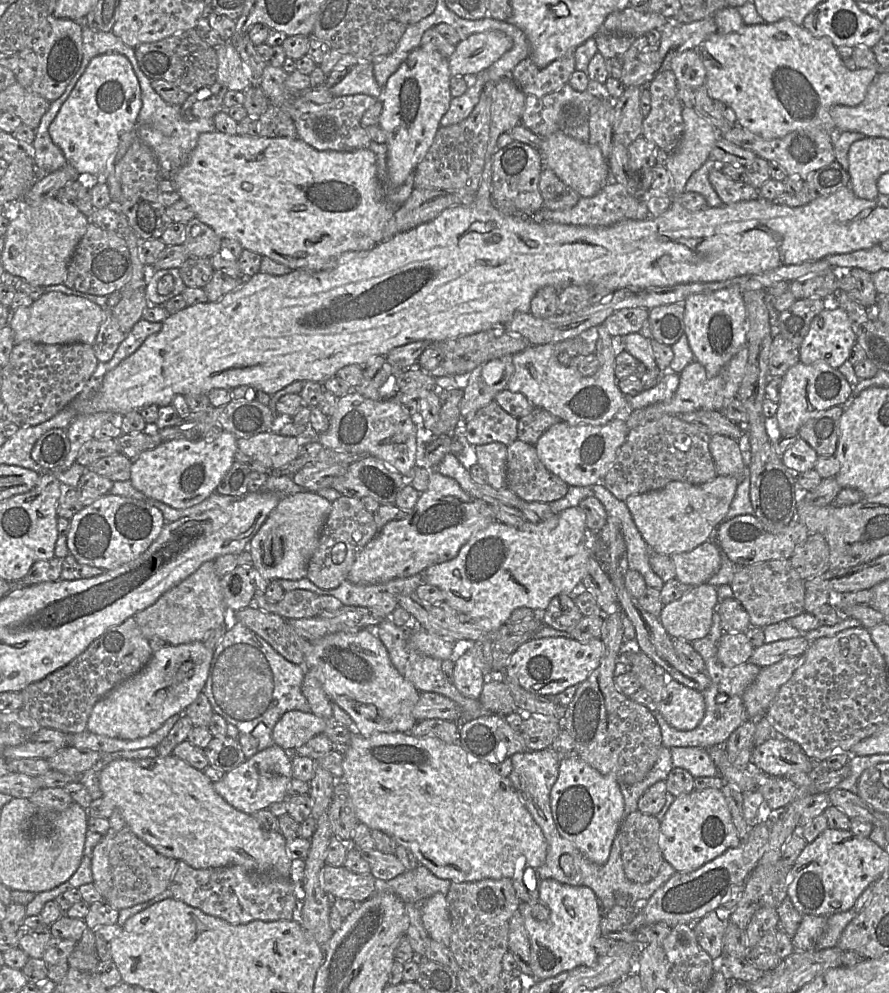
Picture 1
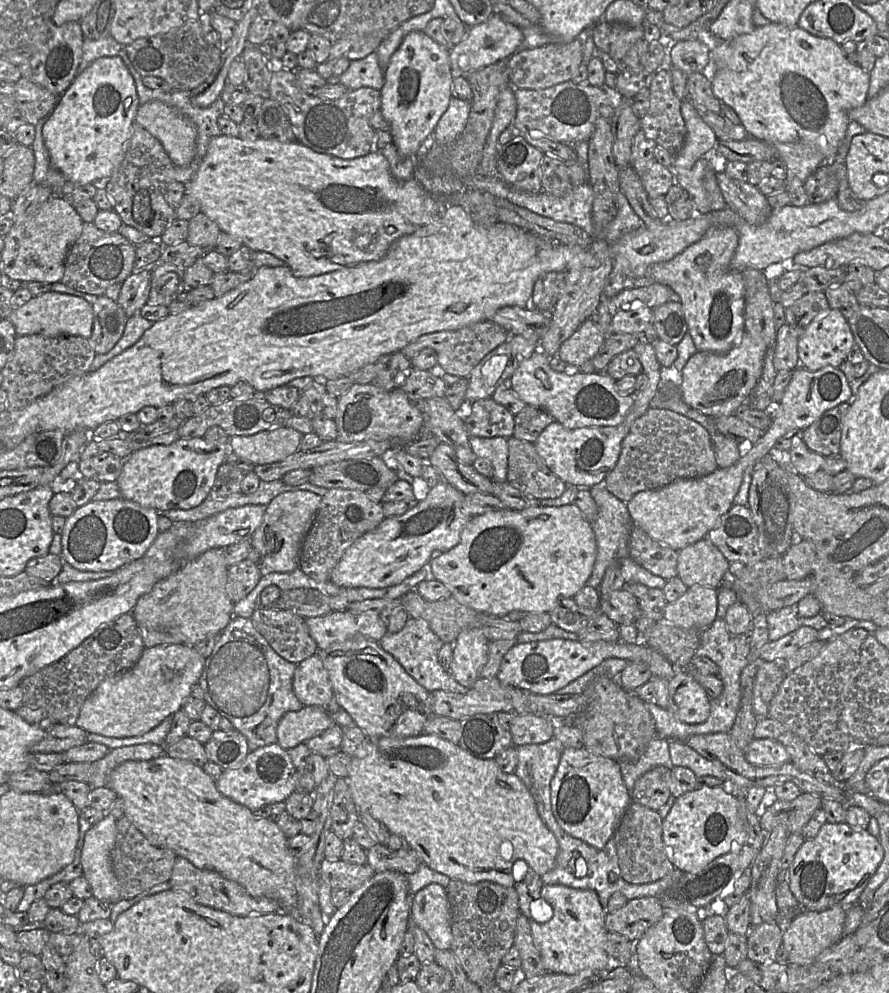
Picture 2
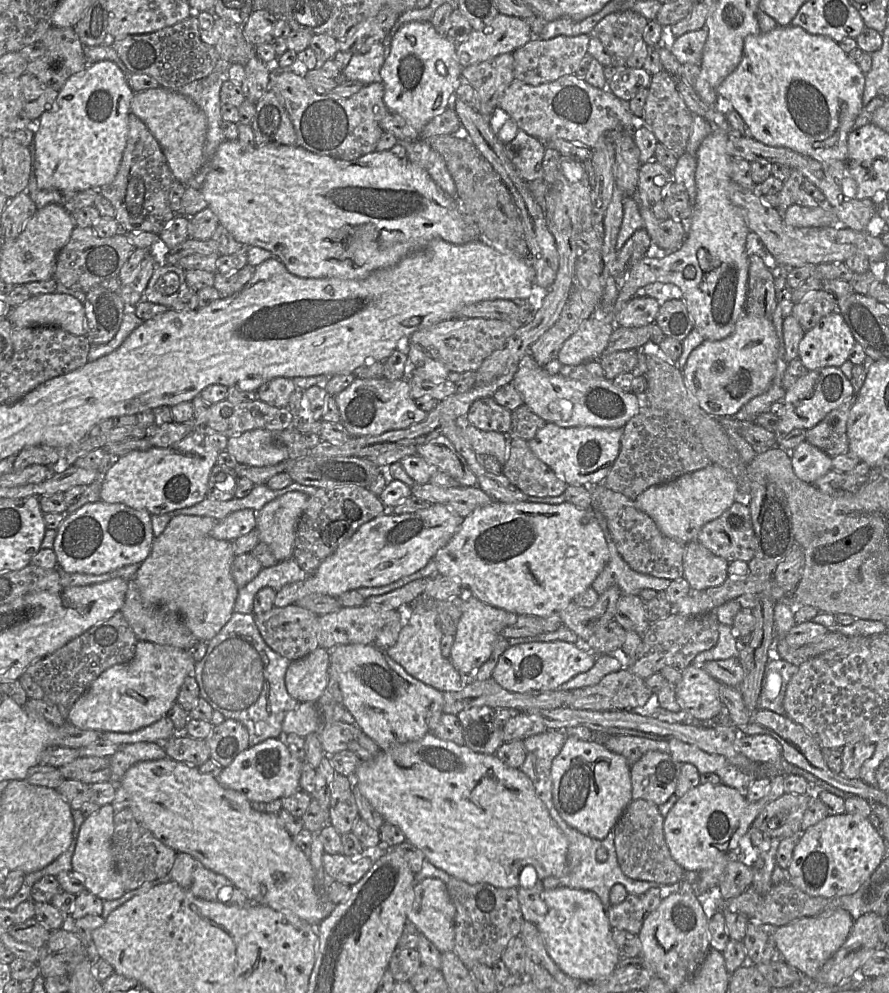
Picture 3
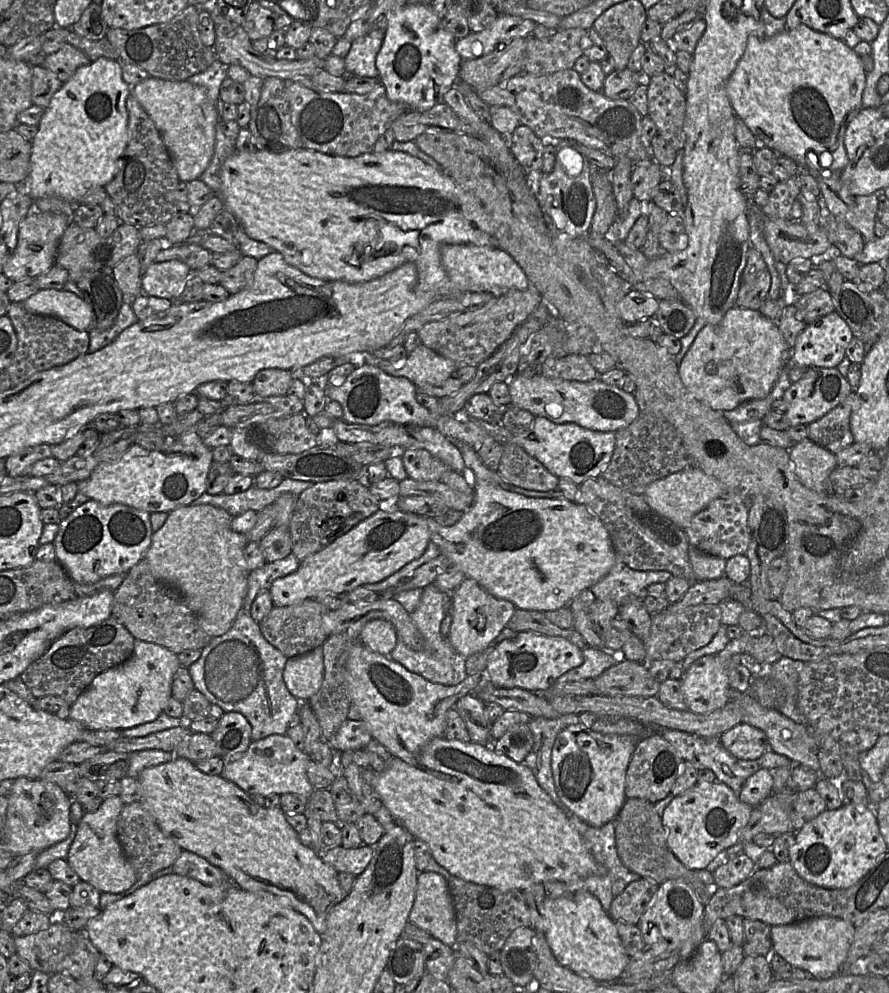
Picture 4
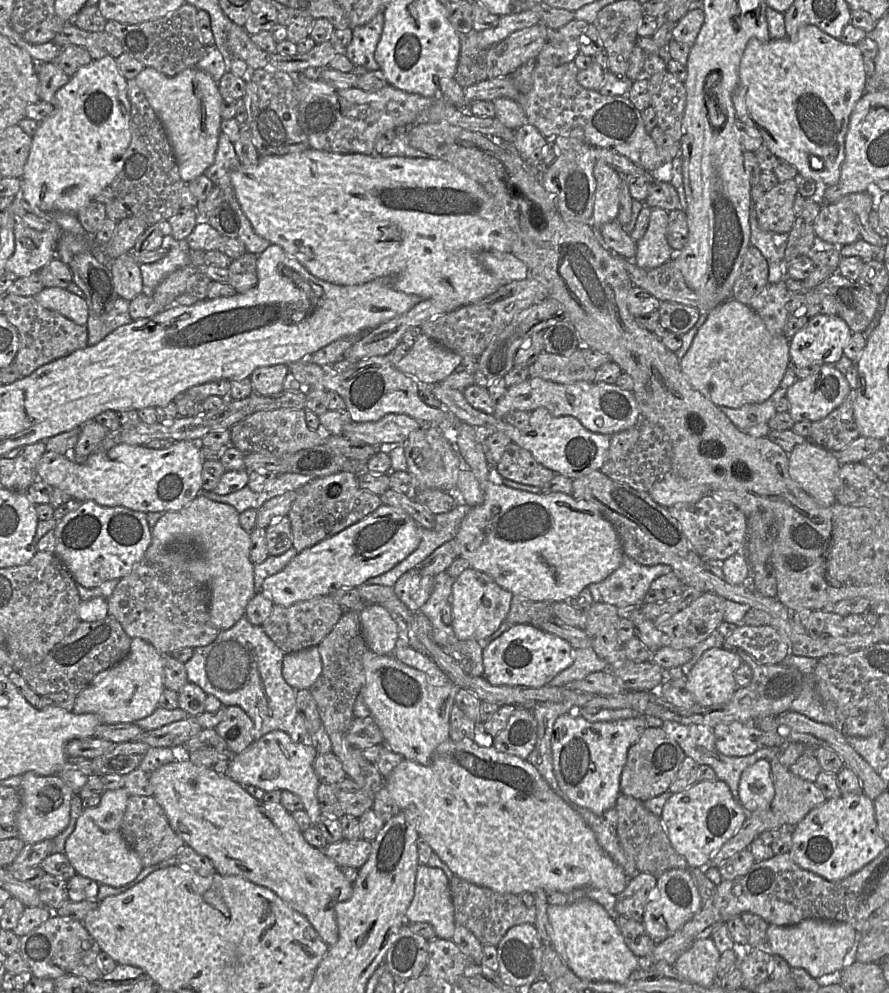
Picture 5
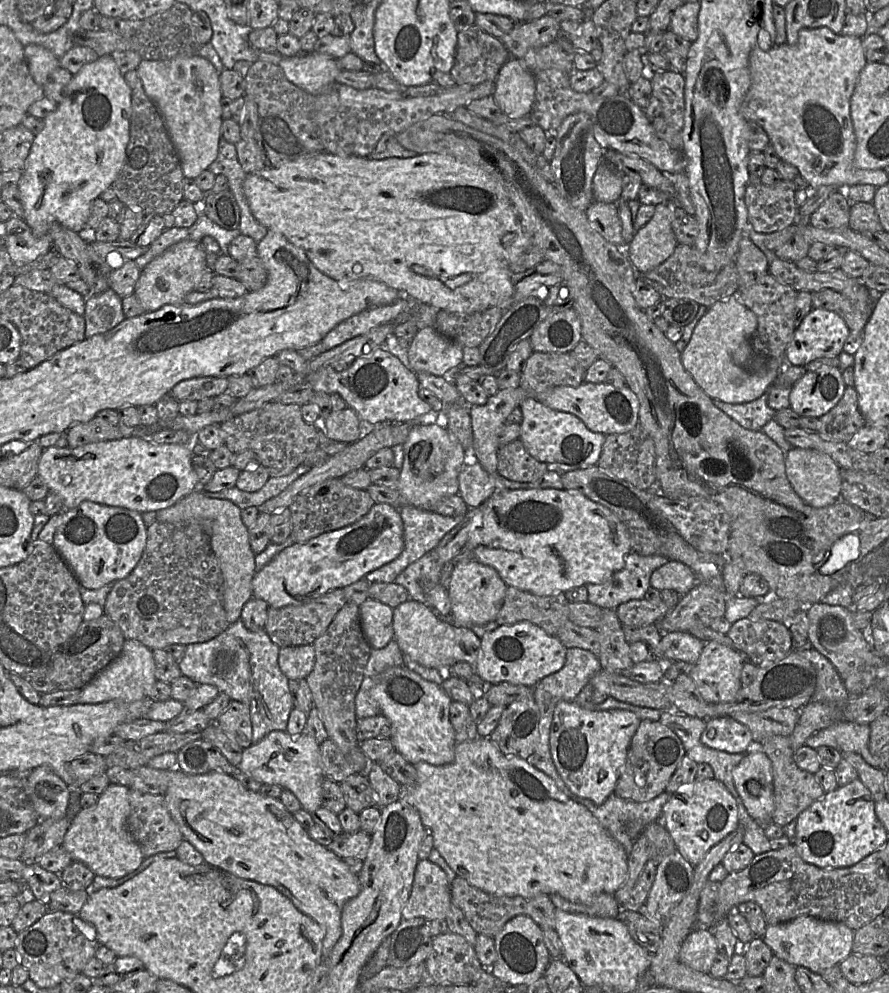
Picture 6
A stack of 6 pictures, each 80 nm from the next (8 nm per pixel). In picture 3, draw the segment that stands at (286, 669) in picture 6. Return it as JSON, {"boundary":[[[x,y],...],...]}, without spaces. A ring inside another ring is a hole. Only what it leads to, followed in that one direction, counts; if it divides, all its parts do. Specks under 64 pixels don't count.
{"boundary":[[[323,647],[291,661],[285,673],[289,695],[299,703],[316,703],[327,687],[329,666],[329,650]]]}

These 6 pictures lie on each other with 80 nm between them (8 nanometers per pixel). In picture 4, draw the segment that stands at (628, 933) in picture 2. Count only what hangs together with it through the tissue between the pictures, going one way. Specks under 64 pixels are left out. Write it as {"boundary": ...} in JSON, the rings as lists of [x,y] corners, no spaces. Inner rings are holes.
{"boundary":[[[645,877],[627,884],[624,891],[614,897],[609,916],[615,922],[637,925],[654,901],[658,887],[659,884]]]}

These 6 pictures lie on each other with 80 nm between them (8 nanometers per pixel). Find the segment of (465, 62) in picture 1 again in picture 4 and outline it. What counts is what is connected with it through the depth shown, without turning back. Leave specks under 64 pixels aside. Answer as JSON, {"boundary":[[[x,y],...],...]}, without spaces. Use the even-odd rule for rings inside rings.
{"boundary":[[[500,14],[486,29],[470,32],[456,41],[456,50],[463,60],[476,59],[493,52],[498,45],[503,45],[516,38],[534,37],[533,30],[537,23],[519,16]]]}

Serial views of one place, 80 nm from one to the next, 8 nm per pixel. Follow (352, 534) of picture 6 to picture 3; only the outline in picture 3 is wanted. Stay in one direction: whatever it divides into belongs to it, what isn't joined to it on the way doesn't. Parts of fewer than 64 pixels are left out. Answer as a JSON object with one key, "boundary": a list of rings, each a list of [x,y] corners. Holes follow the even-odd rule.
{"boundary":[[[439,503],[432,504],[425,509],[403,514],[391,513],[389,512],[391,508],[385,507],[384,514],[361,525],[347,541],[342,543],[305,580],[287,584],[277,591],[274,607],[285,607],[294,604],[299,599],[314,593],[338,597],[349,590],[384,586],[413,574],[424,568],[436,552],[449,542],[464,519],[445,505]]]}

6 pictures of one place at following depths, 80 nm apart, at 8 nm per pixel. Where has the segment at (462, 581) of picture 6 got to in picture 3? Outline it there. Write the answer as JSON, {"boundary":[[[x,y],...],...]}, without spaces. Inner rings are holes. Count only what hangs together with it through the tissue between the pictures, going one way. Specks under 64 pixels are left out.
{"boundary":[[[472,595],[465,600],[465,609],[458,622],[450,654],[450,660],[461,676],[473,677],[491,656],[501,630],[513,623],[518,615],[520,614],[491,606]]]}

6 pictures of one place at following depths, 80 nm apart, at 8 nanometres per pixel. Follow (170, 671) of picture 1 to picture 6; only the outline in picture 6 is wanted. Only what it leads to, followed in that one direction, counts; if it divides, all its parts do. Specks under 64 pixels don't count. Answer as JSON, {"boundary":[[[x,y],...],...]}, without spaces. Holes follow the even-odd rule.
{"boundary":[[[125,639],[120,654],[82,688],[79,703],[98,704],[115,699],[134,703],[149,699],[149,692],[156,681],[152,650],[137,640]]]}

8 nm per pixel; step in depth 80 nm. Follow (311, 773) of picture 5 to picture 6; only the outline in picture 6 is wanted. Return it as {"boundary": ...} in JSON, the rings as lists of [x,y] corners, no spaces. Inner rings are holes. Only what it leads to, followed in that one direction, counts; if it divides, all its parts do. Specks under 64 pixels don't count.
{"boundary":[[[271,731],[262,740],[243,750],[237,768],[261,784],[278,785],[291,791],[300,801],[302,809],[309,813],[322,806],[325,776],[321,766],[320,744],[305,733],[292,736],[286,731]]]}

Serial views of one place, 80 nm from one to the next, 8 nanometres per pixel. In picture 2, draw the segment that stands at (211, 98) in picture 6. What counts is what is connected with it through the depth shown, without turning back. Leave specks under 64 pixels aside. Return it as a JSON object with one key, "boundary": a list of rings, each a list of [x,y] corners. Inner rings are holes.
{"boundary":[[[157,100],[139,105],[135,122],[162,144],[174,166],[188,166],[196,154],[196,127],[177,110]]]}

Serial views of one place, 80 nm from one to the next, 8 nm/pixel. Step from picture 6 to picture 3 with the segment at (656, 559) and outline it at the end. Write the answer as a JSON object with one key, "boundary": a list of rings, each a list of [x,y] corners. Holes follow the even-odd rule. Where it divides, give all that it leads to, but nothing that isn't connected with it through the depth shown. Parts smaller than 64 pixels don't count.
{"boundary":[[[596,510],[594,514],[605,534],[609,548],[609,559],[590,587],[599,595],[612,586],[617,586],[621,595],[639,595],[643,589],[654,589],[657,592],[665,591],[671,580],[631,569],[619,554],[604,516]]]}

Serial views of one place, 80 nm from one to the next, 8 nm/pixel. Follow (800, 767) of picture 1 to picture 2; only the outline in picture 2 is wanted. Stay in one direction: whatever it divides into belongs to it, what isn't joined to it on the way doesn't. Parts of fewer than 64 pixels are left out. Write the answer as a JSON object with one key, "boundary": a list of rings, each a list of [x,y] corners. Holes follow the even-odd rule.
{"boundary":[[[754,738],[745,749],[744,755],[755,766],[776,766],[791,762],[785,746],[771,738]]]}

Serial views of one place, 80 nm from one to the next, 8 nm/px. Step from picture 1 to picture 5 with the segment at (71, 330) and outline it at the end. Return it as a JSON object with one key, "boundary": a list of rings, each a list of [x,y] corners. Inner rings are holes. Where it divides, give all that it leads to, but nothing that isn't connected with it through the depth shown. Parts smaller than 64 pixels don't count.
{"boundary":[[[47,287],[34,296],[43,307],[56,311],[78,325],[86,325],[89,308],[84,299],[65,288]]]}

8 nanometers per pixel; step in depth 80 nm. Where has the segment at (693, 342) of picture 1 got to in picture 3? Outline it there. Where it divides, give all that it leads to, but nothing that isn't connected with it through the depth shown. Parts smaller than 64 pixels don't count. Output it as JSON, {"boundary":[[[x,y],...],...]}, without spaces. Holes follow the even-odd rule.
{"boundary":[[[714,129],[702,141],[695,155],[696,202],[686,223],[686,236],[681,247],[655,258],[644,256],[635,262],[618,291],[614,304],[616,312],[639,288],[652,283],[673,284],[680,289],[693,326],[705,340],[721,340],[733,331],[737,320],[744,314],[749,263],[747,236],[750,230],[741,210],[728,196],[732,159],[727,152],[729,138],[727,131]],[[701,248],[711,257],[711,270],[708,272],[702,271],[697,260],[697,251]],[[687,266],[695,269],[692,279],[684,277],[683,269]]]}

